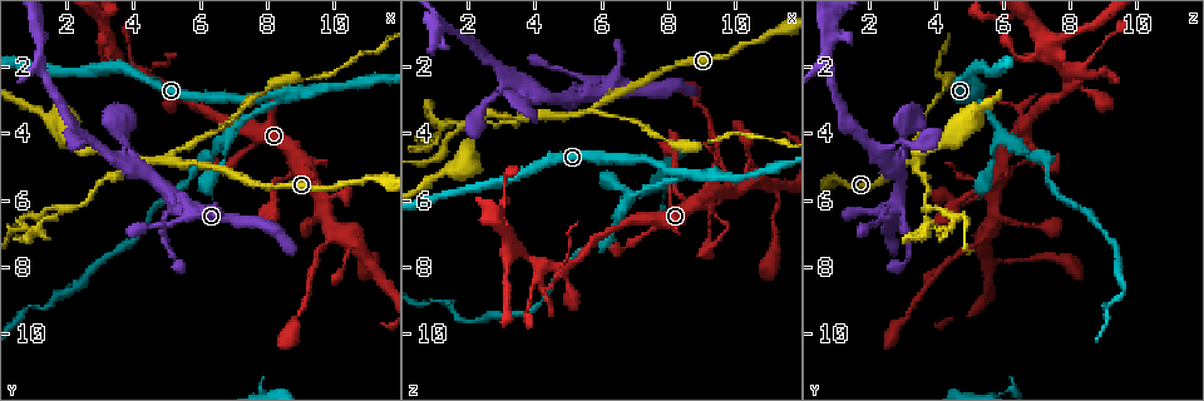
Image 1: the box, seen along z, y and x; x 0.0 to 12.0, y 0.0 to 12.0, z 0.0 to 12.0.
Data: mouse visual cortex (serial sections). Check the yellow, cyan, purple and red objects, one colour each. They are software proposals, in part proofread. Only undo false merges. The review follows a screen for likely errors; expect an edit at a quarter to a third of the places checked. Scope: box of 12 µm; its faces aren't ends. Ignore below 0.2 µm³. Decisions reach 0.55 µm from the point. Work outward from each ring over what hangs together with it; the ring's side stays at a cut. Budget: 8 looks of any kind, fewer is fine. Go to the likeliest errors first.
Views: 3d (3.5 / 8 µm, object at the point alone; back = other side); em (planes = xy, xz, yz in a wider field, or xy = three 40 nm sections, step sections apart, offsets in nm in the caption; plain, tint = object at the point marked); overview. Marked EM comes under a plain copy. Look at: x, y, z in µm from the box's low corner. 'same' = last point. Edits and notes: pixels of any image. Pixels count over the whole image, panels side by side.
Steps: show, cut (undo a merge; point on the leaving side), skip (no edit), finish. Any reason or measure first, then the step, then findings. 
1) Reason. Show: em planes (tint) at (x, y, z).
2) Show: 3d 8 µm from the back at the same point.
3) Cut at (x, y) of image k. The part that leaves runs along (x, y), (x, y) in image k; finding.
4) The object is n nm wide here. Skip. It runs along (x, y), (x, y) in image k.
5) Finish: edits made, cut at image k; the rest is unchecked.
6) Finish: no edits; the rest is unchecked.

Abrupt turn. Show: em planes (tint) at (5.3, 4.9, 3.4).

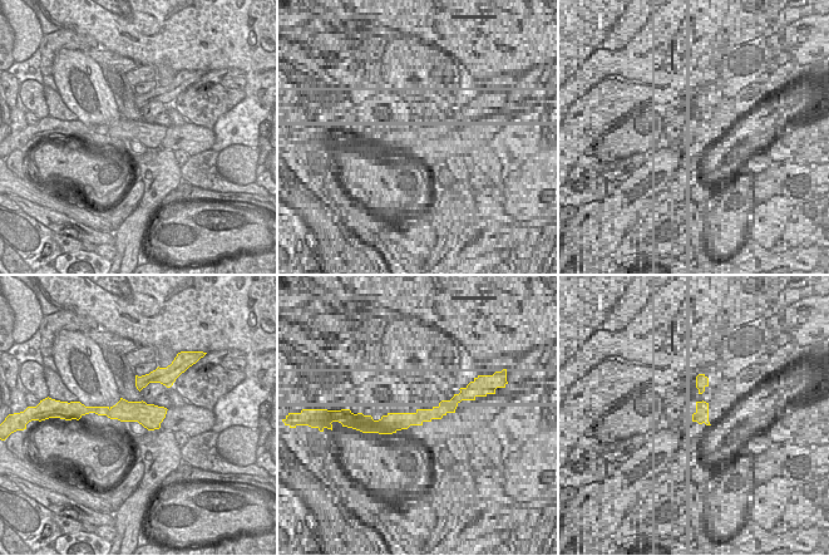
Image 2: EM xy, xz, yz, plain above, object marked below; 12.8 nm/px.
Show: 3d 3.5 µm at the same point.

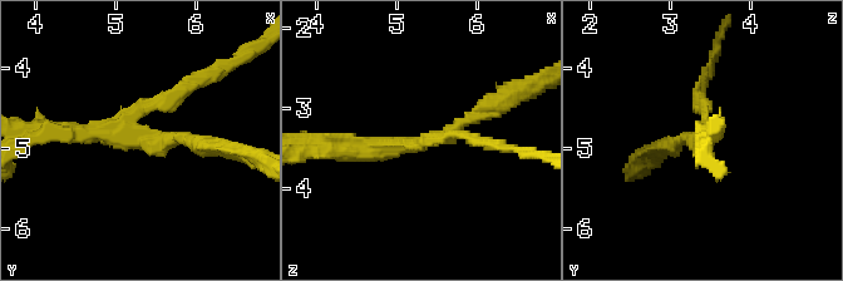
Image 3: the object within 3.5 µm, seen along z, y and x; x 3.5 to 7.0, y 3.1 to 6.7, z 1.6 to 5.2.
3 arms meet here; the arms are 150, 200, 200 nm wide. Cut at (169, 94) of image 3. A border runs along (110, 409), (105, 414) in image 2; a second cell is stuck on.

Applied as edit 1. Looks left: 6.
Show: 3d 8 µm from the back at (8.4, 2.8, 5.2).

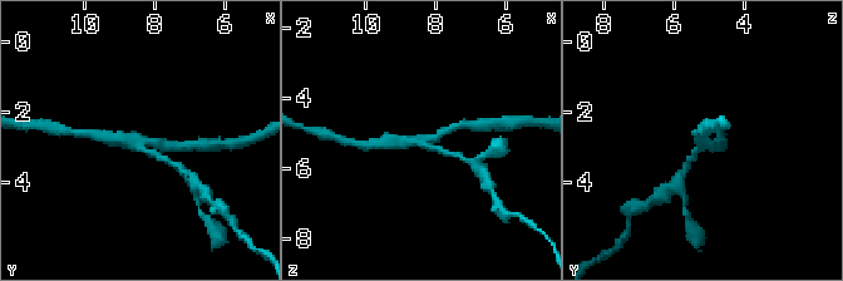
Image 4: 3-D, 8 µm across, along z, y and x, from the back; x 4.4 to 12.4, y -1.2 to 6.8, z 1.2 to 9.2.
Show: 3d 3.5 µm at (8.4, 2.8, 5.2).

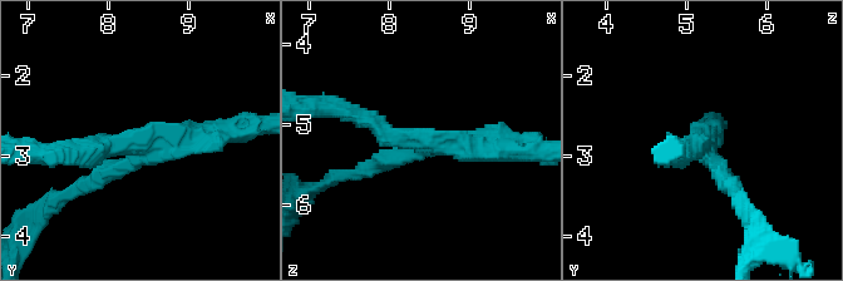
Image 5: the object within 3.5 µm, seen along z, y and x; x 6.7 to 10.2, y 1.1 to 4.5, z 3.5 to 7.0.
3 arms meet here; the arms are 200, 250, 300 nm wide. Show: em xy step 5 (tint) at (8.40, 2.85, 5.25).

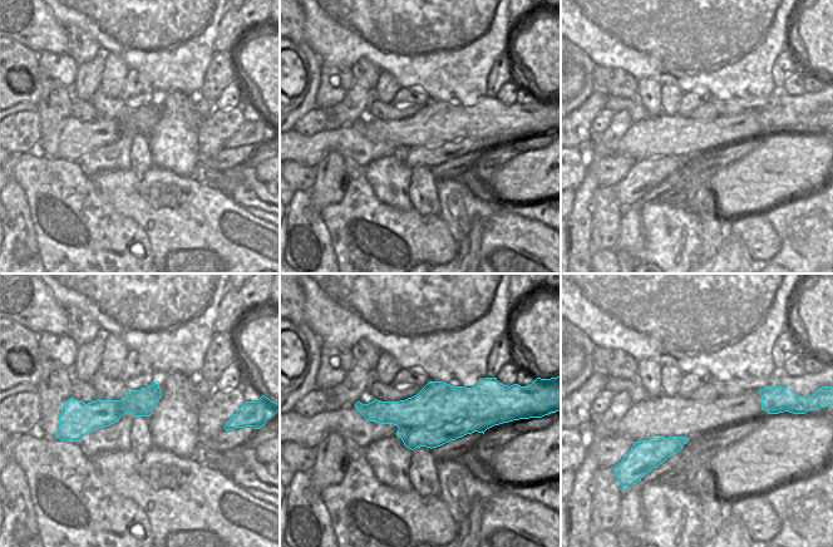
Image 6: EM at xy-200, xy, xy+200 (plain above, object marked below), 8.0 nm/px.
Cut at (720, 177) of image 5. The part that leaves runs along (710, 156), (735, 191), (745, 217) in image 5; a second cell is stuck on.

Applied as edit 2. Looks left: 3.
Show: overview.

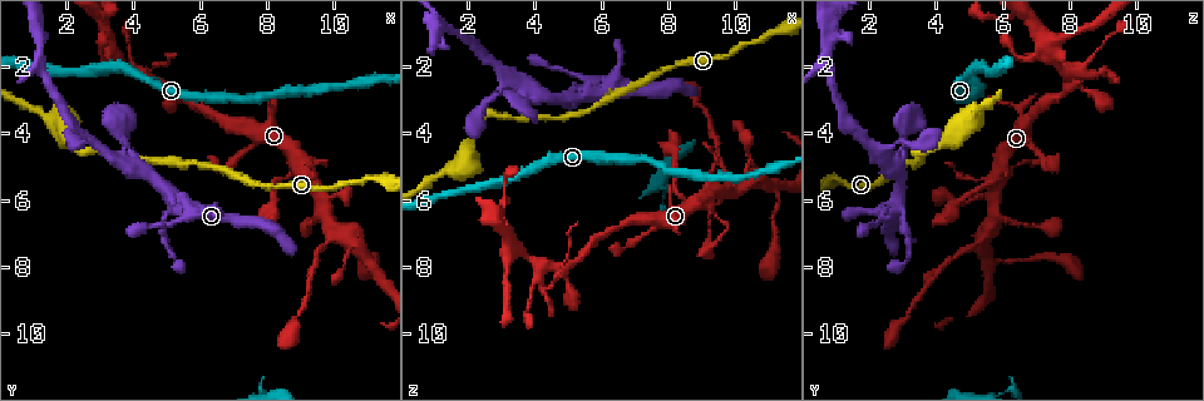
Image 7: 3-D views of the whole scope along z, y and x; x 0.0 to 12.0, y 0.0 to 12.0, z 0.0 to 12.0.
Branch point. Show: 3d 3.5 µm at (9.9, 6.8, 5.7).

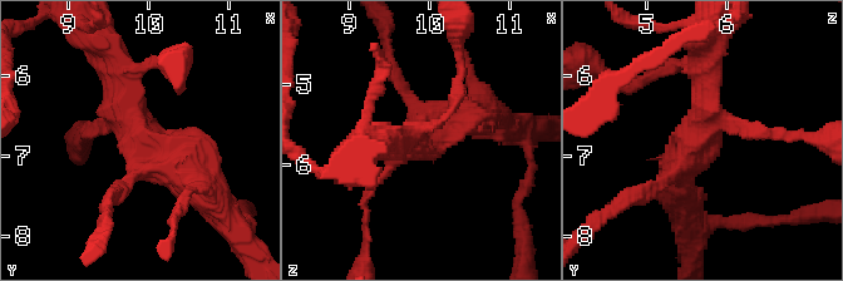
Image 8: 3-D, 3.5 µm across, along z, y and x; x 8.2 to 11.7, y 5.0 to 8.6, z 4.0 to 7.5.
Need the tissue. Show: em xy step 1 (tint) at (9.95, 6.80, 5.65).

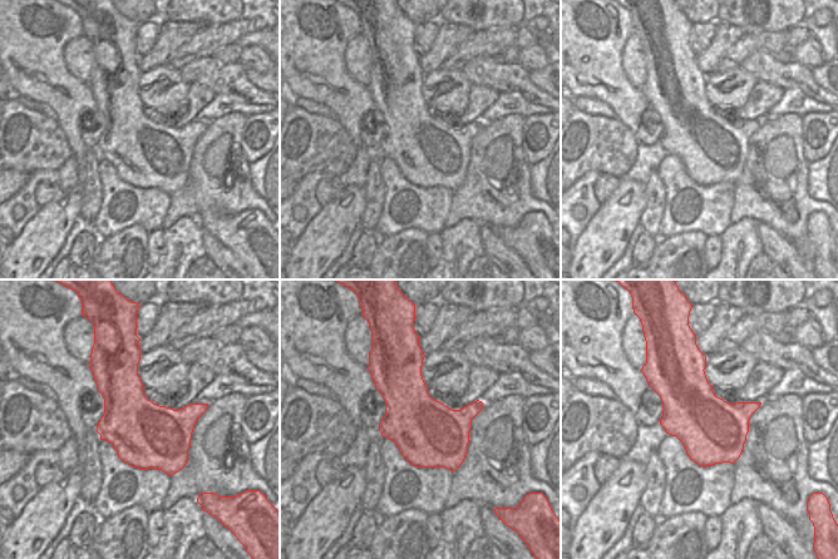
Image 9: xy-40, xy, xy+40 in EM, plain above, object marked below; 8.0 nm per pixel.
Skip. It runs along (118, 67), (141, 143), (206, 193) in image 8; one cell here.

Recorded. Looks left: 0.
Finish: edits made, cut at image 3, cut at image 5; the rest is unchecked.

